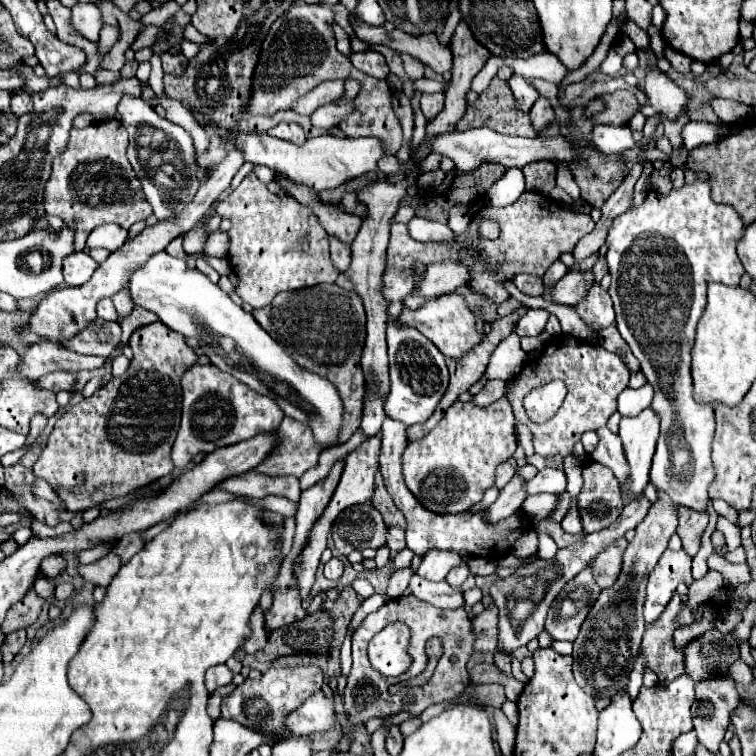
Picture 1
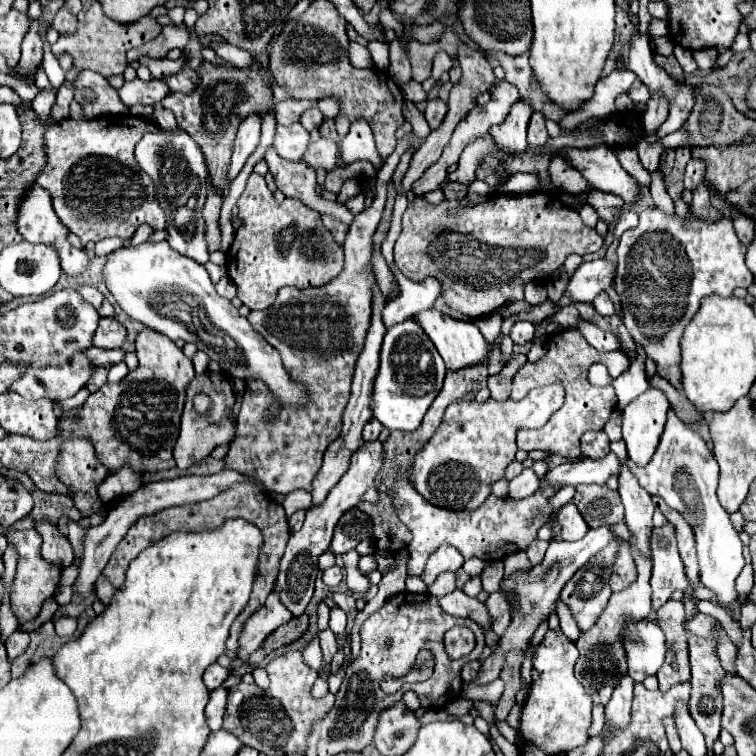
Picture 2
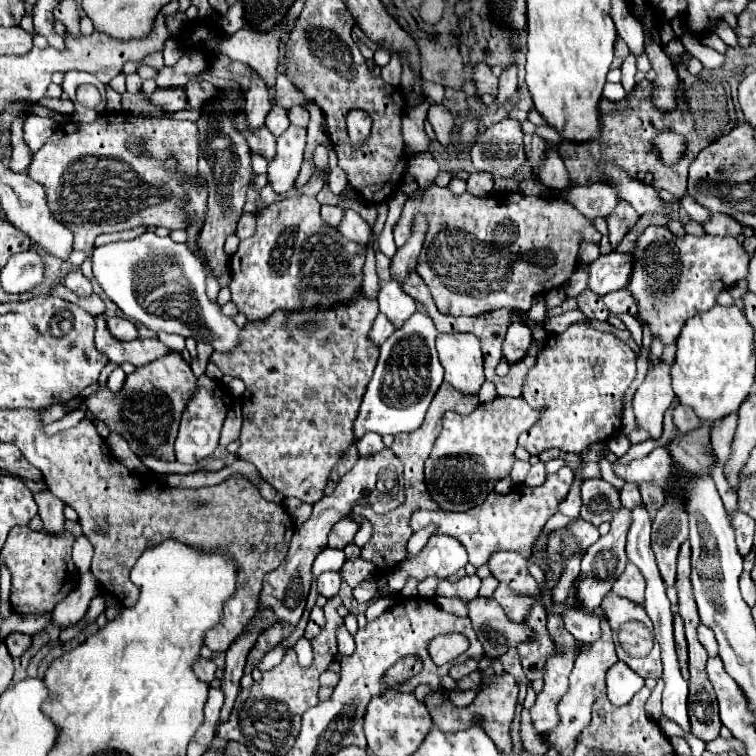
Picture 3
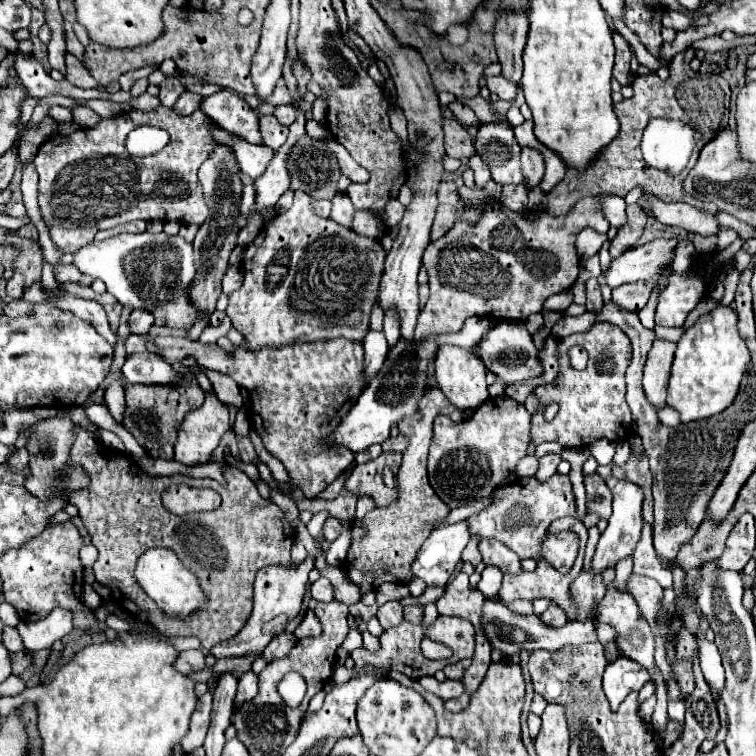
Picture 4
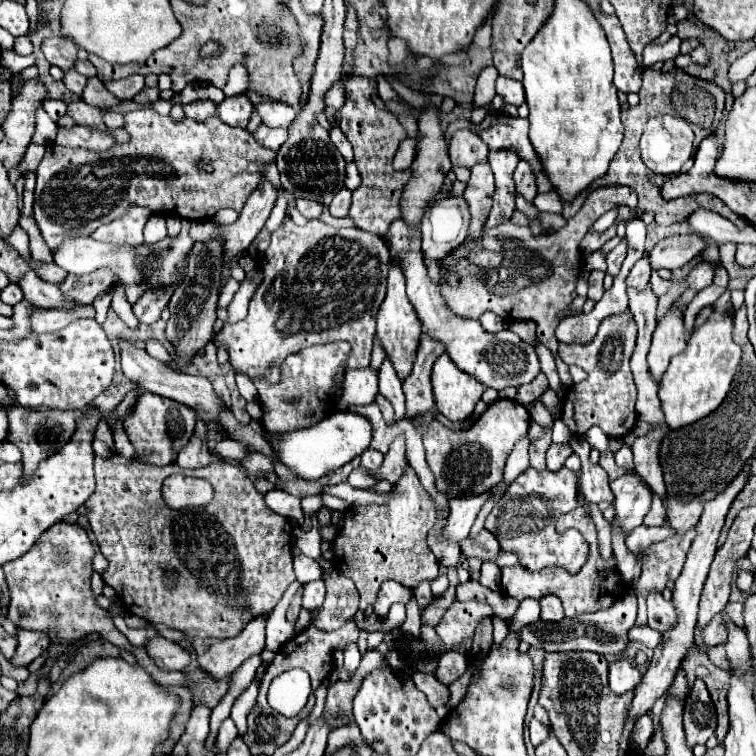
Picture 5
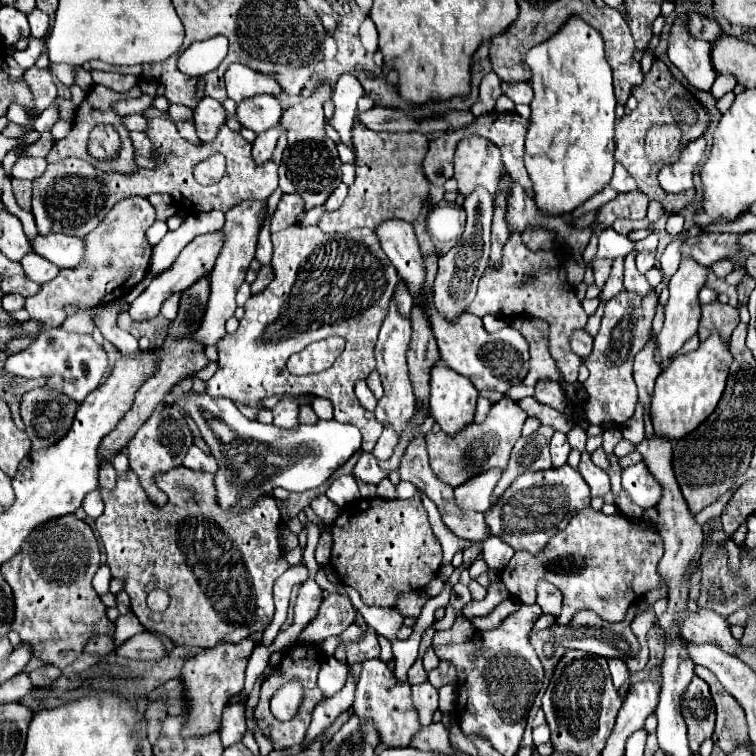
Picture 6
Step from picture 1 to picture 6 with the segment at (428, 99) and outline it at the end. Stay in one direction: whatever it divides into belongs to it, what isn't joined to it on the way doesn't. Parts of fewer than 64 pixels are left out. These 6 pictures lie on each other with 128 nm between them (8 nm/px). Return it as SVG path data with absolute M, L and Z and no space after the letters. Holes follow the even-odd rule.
M470 136L462 140L454 156L454 178L458 182L460 196L466 198L482 186L496 200L500 184L506 178L500 148L488 138Z

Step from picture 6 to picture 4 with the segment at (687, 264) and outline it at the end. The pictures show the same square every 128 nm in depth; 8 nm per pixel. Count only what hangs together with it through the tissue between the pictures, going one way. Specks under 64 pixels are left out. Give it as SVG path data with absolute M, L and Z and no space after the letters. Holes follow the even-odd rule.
M654 338L652 348L648 352L642 382L644 382L644 392L648 396L648 402L656 408L666 406L666 386L670 378L674 350L676 350L676 342Z

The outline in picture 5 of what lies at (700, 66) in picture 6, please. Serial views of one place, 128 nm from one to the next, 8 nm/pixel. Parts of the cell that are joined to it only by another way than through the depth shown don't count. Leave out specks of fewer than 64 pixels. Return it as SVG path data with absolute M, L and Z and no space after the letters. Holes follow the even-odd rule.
M704 46L694 48L694 50L690 52L690 58L692 58L692 62L698 64L698 66L706 66L706 64L710 62L710 54L708 54L708 50L706 50Z

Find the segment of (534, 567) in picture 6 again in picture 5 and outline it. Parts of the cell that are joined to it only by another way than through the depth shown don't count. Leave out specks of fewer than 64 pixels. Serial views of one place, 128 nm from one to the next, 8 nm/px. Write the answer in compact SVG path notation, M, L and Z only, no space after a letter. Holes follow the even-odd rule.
M574 508L572 512L560 516L560 520L556 522L556 530L566 532L568 528L576 528L576 524L582 524L582 534L584 534L584 538L590 546L588 562L576 574L568 572L562 566L548 566L548 568L542 568L540 572L532 572L532 570L522 568L520 564L514 564L514 566L502 568L502 580L500 580L502 590L516 600L524 600L524 598L538 600L546 594L556 594L562 600L566 616L576 616L580 612L594 612L594 610L610 608L628 590L628 584L622 580L622 574L618 572L614 556L610 560L602 560L600 548L598 548L596 526L594 526L594 522L590 520L590 516L586 514L584 508Z

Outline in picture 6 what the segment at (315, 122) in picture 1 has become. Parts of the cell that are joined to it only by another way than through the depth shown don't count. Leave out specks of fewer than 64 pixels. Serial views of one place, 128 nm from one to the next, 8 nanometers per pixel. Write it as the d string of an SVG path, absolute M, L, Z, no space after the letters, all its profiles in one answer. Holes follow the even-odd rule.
M260 94L248 100L242 100L234 116L242 124L242 128L250 128L252 132L260 134L268 128L278 126L278 120L282 116L282 106L278 98L270 94Z

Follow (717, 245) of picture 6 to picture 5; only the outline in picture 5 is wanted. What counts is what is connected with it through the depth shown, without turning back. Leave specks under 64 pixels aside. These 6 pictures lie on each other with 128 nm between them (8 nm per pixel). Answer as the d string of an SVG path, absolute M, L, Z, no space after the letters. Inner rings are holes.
M676 234L666 240L660 240L656 248L648 254L648 258L654 270L674 270L688 264L692 258L702 256L706 248L708 242L700 234Z

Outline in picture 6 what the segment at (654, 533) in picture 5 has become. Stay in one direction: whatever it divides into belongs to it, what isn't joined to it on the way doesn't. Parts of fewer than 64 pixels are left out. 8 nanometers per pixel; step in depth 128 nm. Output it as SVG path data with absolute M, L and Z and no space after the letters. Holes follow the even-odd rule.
M729 490L728 492L726 492L726 494L724 494L724 496L718 498L715 504L712 504L703 509L699 514L694 517L696 522L698 522L698 524L700 525L703 525L708 520L719 517L722 514L724 508L726 507L726 504L732 497L732 494L733 491Z

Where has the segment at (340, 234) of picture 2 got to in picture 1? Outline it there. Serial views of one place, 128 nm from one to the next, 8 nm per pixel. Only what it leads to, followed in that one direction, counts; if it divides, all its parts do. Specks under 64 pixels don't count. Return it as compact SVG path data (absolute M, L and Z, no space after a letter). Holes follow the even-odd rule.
M330 236L330 252L332 252L332 262L336 264L336 268L344 272L344 268L348 268L348 262L350 262L350 246L336 236Z

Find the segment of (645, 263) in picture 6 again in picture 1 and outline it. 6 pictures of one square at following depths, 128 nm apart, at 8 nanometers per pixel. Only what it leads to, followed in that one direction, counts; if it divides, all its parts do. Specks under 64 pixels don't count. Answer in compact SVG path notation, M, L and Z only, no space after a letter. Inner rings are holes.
M594 284L590 288L588 296L576 306L576 310L582 316L582 320L596 332L614 324L614 308L610 294L600 284Z

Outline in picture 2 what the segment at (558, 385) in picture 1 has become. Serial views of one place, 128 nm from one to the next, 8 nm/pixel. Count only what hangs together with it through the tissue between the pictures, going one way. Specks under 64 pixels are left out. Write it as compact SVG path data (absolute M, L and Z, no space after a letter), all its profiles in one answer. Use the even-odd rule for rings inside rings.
M544 386L544 388L534 388L524 400L514 402L514 400L488 400L488 402L454 402L446 408L444 420L432 440L416 454L414 460L414 488L420 496L424 496L430 504L436 504L440 508L448 510L474 510L480 506L492 492L492 484L500 478L504 478L506 466L514 460L516 456L516 434L524 426L544 426L546 420L564 404L564 388L556 386Z

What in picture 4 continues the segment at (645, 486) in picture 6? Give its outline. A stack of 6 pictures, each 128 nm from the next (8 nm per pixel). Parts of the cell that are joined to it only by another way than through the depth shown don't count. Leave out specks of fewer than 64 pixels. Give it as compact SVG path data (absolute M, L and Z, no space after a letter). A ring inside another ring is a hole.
M606 478L606 484L610 488L610 492L614 494L614 500L612 500L612 516L608 520L608 528L600 534L600 540L598 540L598 548L596 548L596 554L594 554L594 572L602 574L602 570L610 564L616 564L618 560L630 556L640 540L640 532L642 532L642 500L644 500L644 494L642 494L642 488L634 482L628 482L628 480L618 480L618 478Z

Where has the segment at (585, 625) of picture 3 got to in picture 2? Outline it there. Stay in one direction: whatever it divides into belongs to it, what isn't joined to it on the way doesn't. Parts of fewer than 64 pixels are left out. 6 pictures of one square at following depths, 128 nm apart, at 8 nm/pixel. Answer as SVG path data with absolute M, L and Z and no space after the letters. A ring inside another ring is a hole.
M535 540L528 546L530 548L526 550L526 554L533 566L539 564L543 560L548 546L549 541L545 540ZM558 600L556 614L558 614L558 618L560 618L560 628L562 628L562 632L564 632L568 638L572 638L572 640L576 642L576 640L582 636L582 630L578 628L576 618L572 616L570 608L568 608L568 606L566 606L562 600Z

